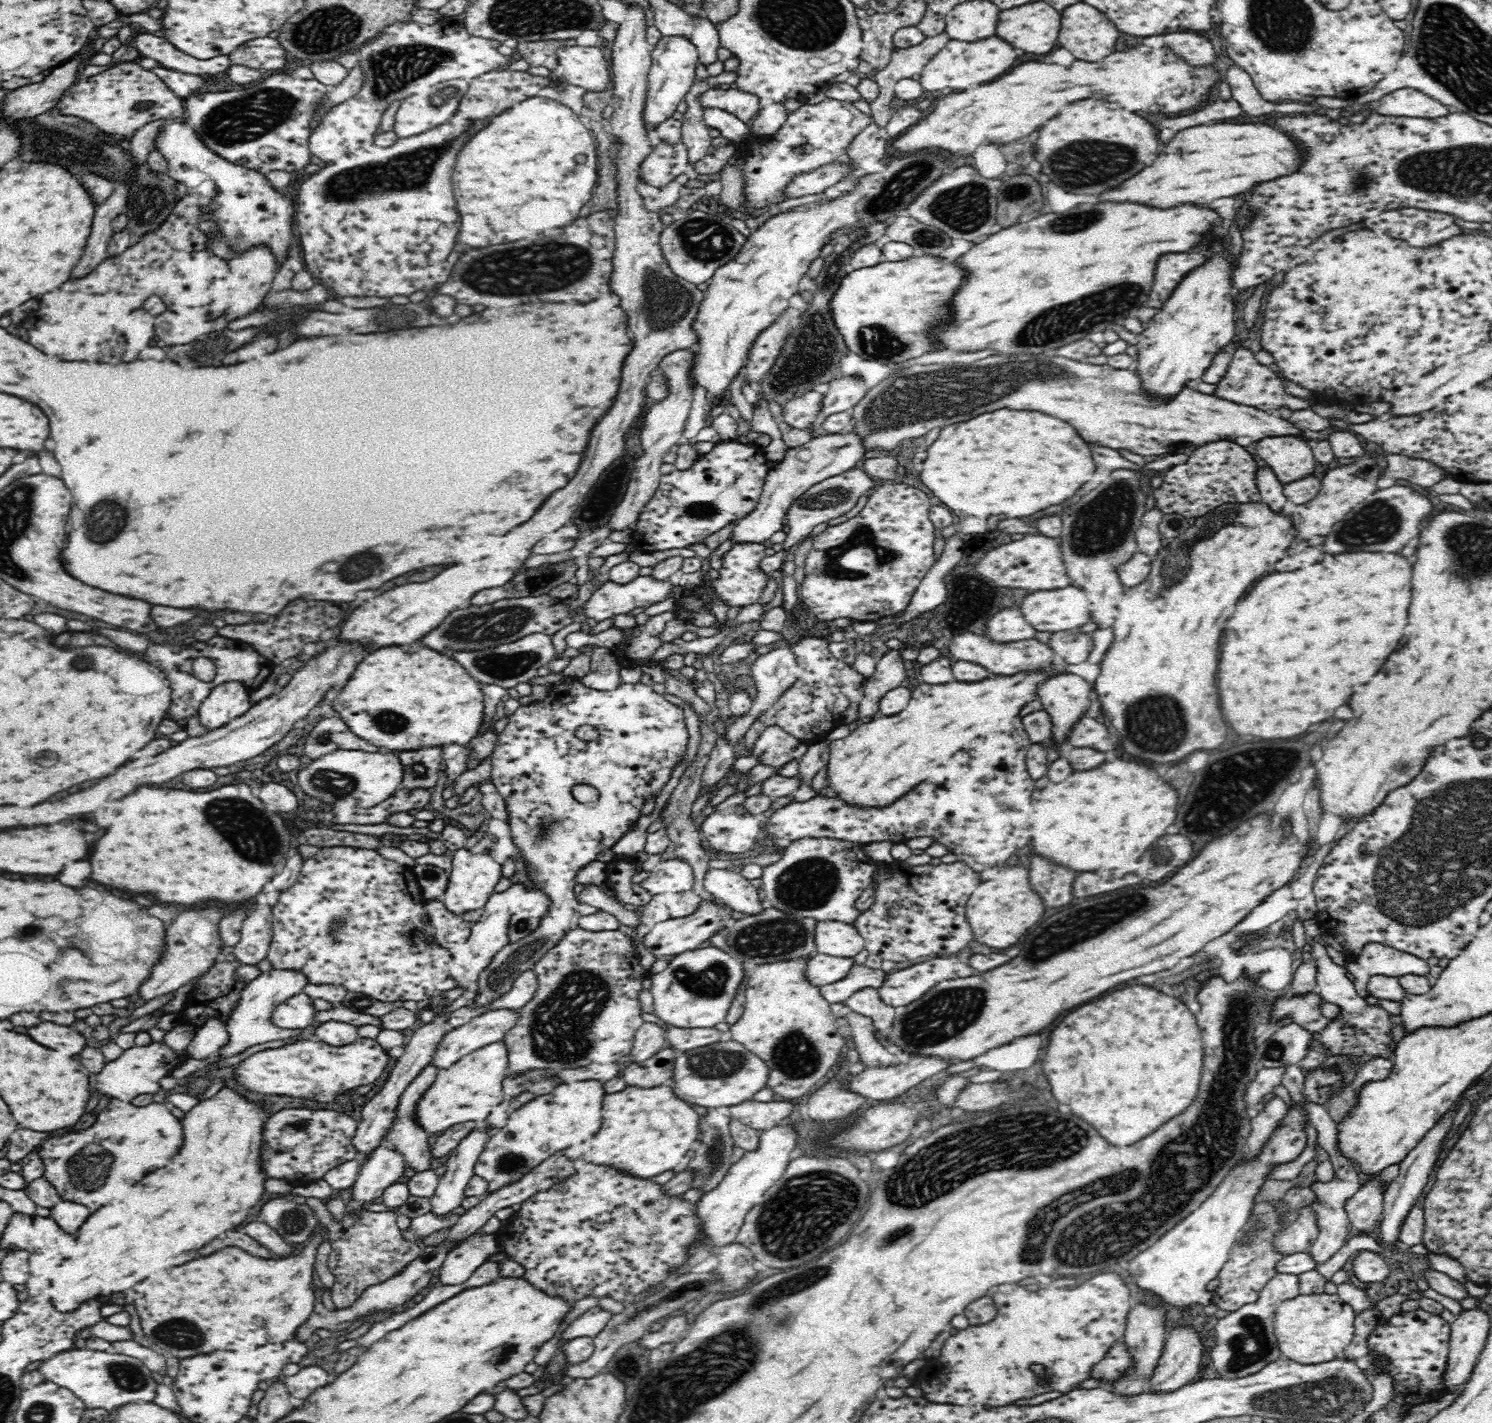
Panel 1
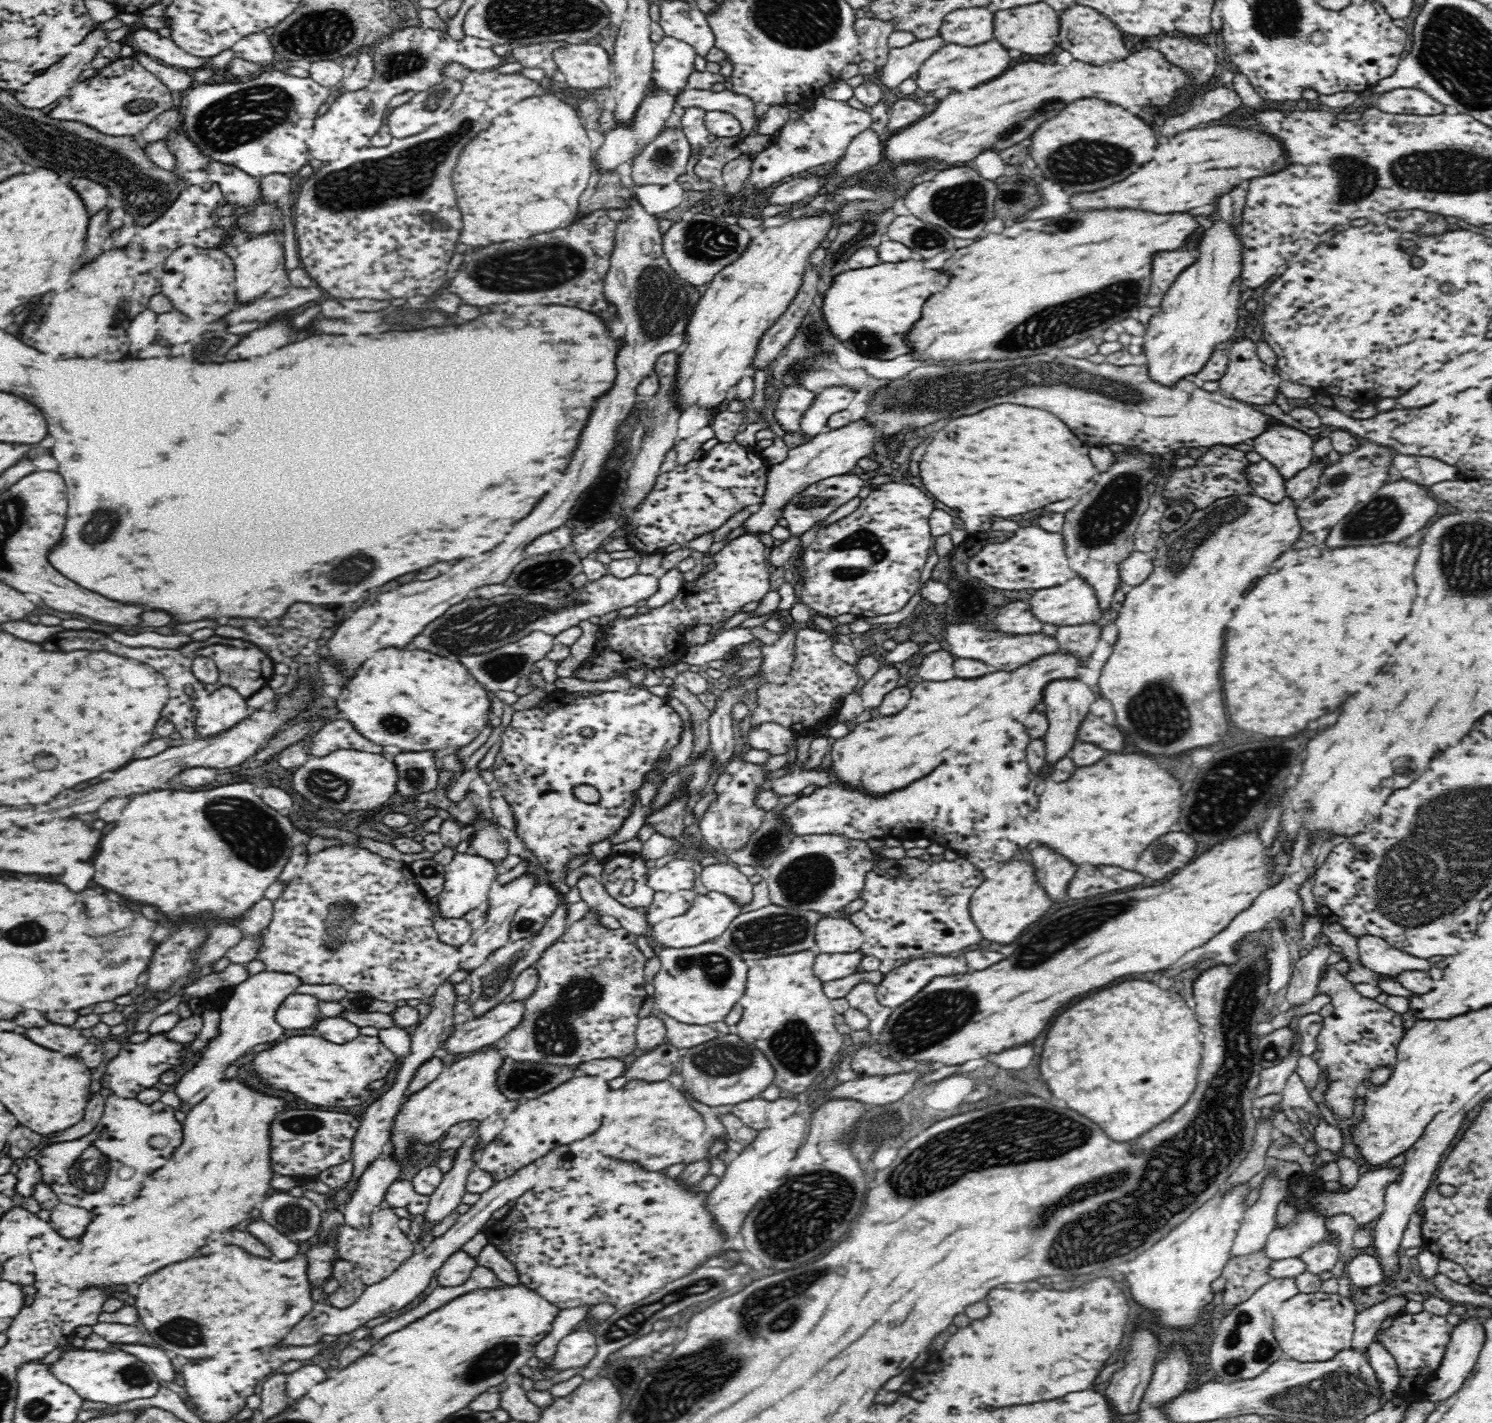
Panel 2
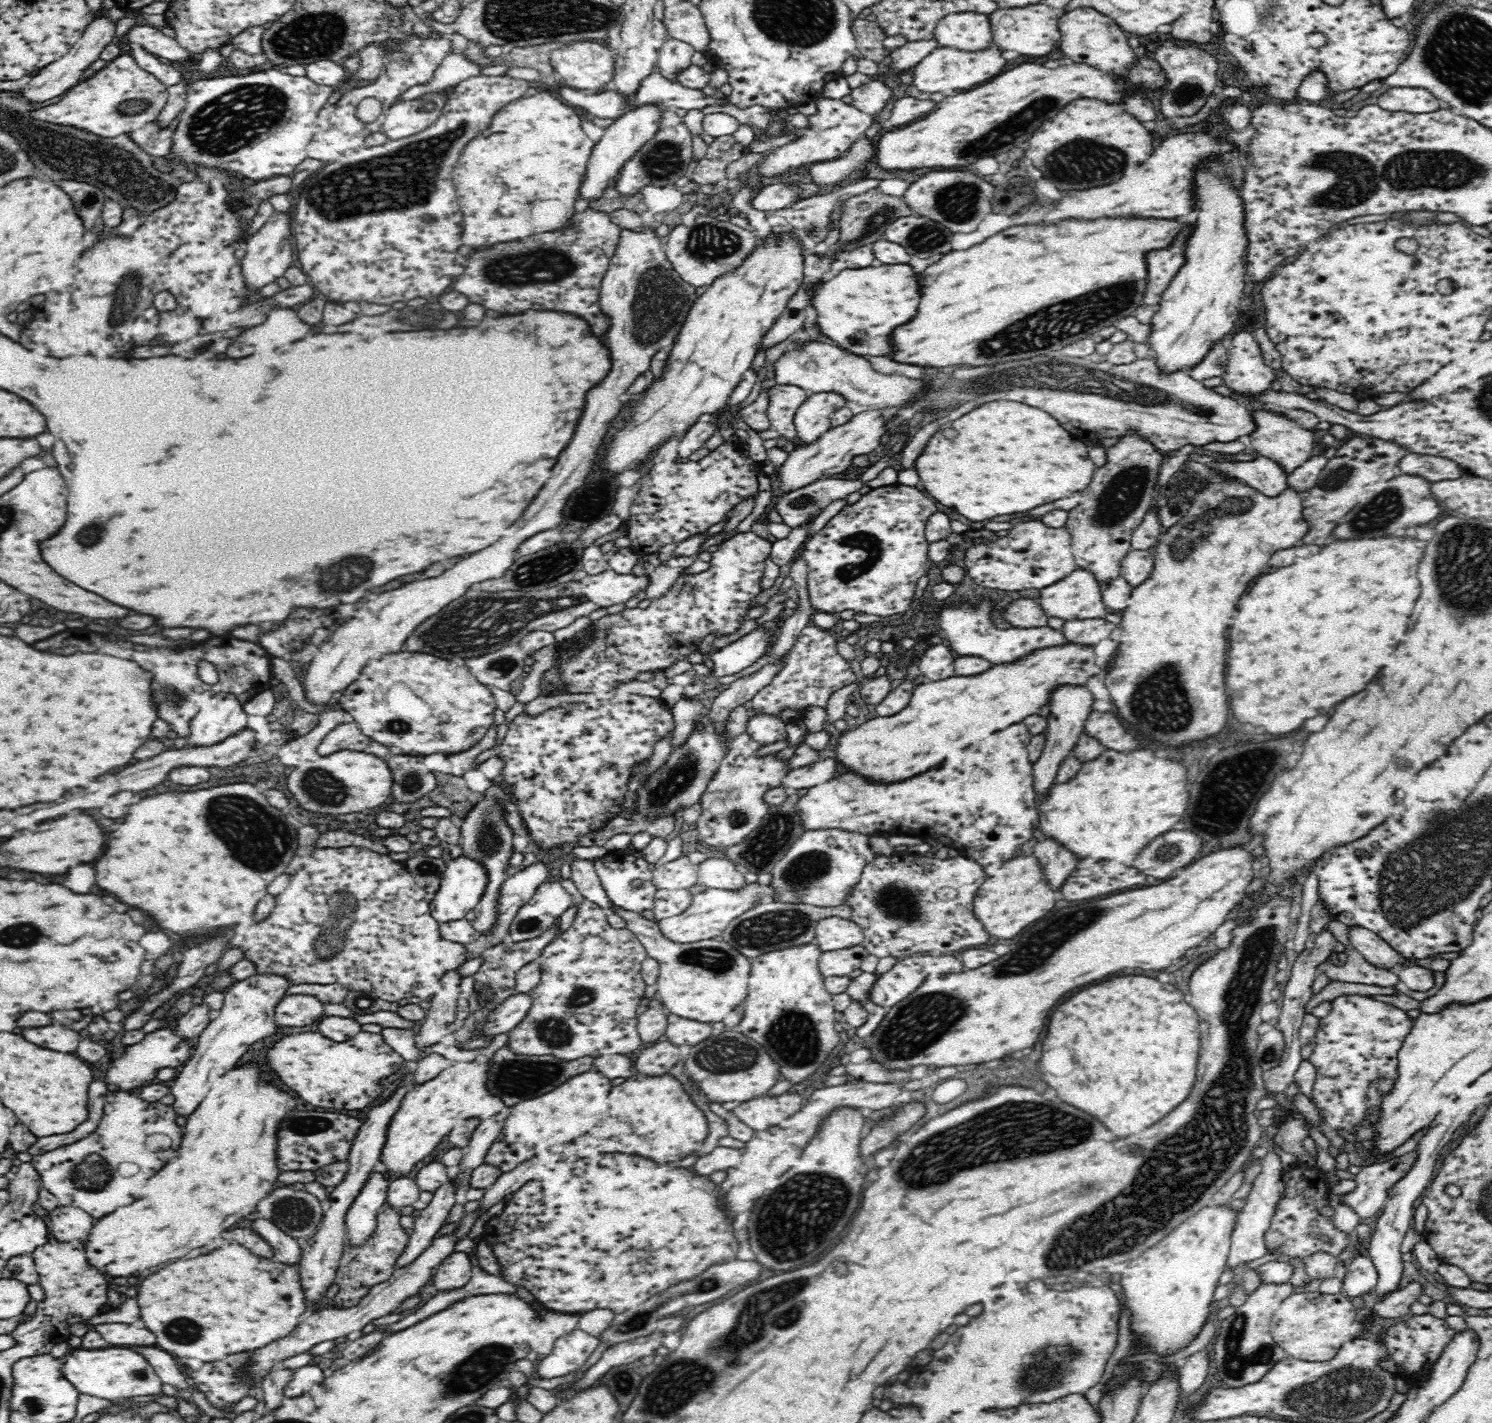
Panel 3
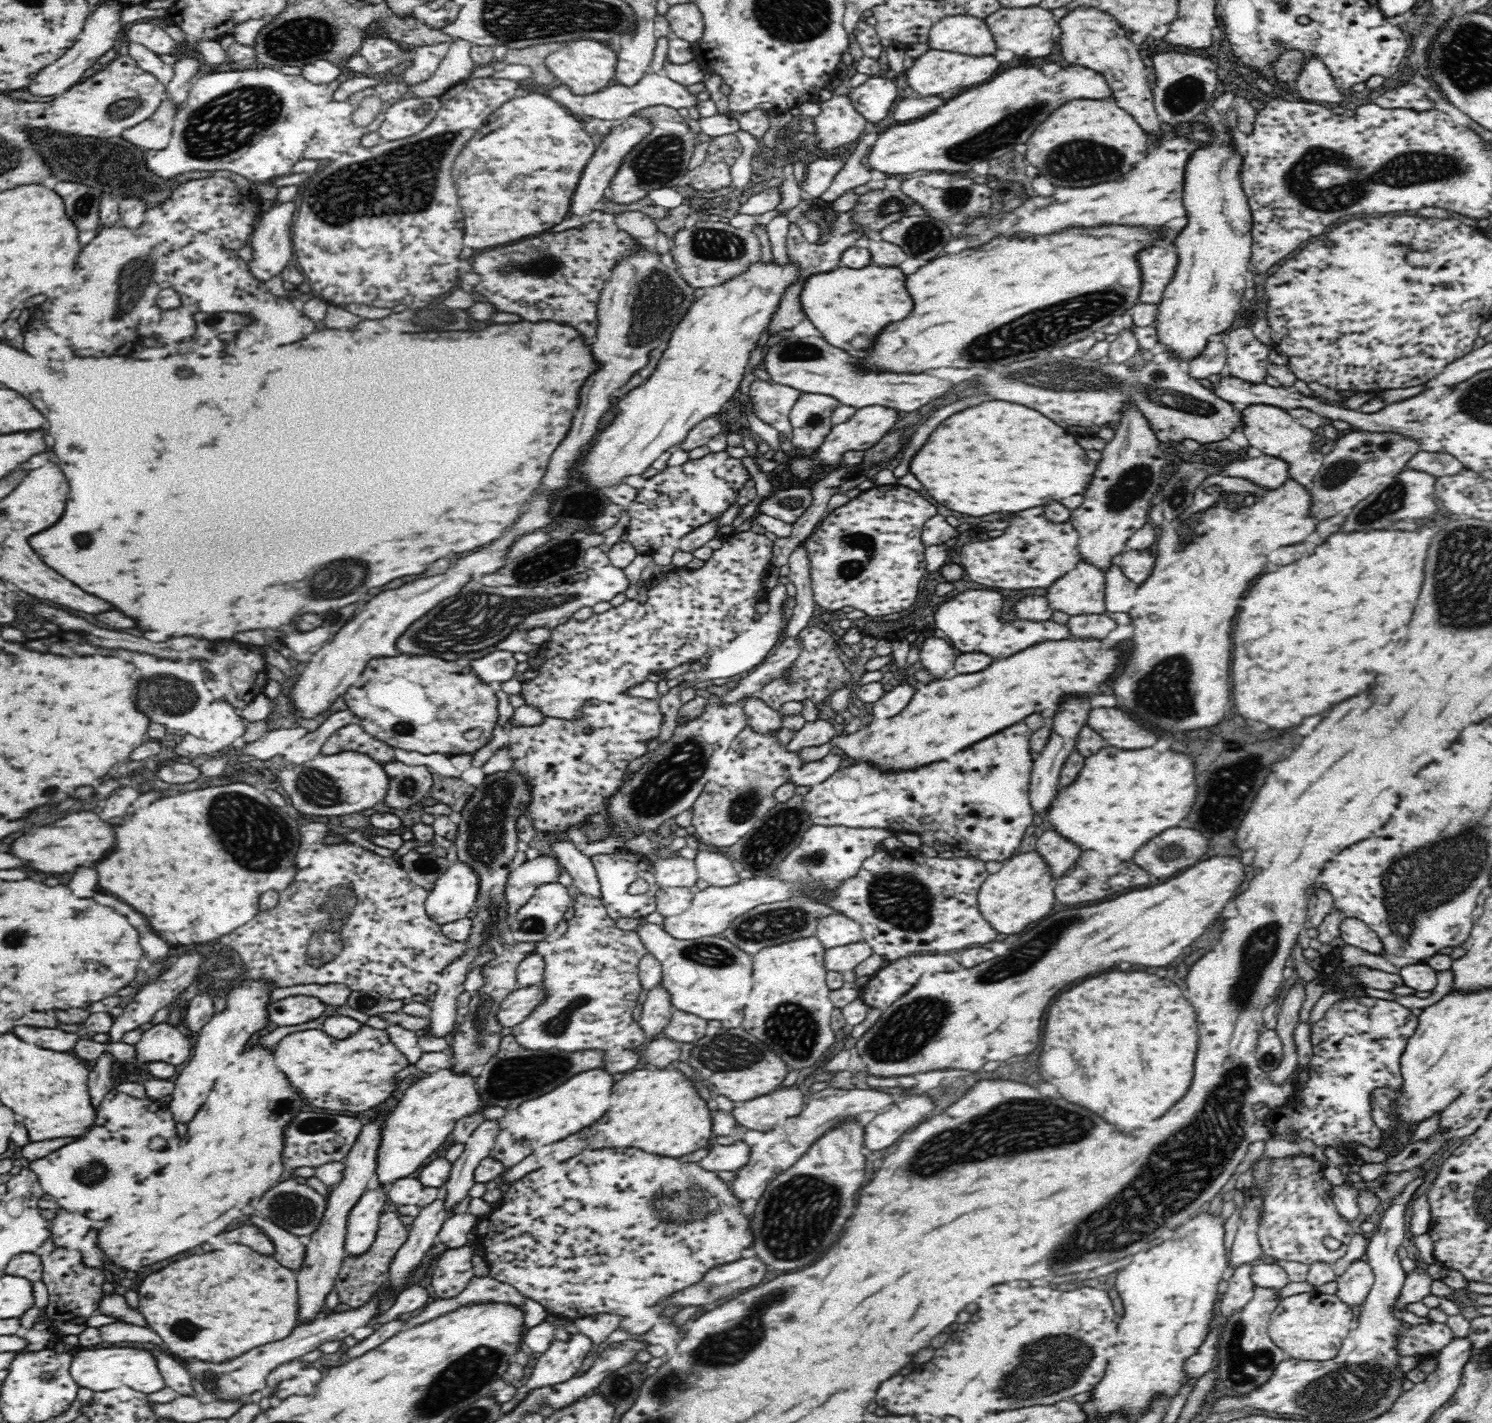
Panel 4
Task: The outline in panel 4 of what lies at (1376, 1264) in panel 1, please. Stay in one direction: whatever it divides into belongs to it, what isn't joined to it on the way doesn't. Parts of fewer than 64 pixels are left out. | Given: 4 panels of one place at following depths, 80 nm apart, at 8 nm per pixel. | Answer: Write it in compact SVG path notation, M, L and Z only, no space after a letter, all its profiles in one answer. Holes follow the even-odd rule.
M1358 1259L1337 1276L1334 1284L1336 1285L1334 1293L1338 1298L1357 1311L1374 1284L1374 1273L1366 1261Z

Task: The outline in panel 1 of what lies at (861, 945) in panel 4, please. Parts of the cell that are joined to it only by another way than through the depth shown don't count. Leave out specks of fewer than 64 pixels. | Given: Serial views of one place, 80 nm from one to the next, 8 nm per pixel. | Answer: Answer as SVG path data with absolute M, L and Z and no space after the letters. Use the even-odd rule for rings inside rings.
M818 953L808 961L805 975L812 984L824 986L848 976L854 965L853 958Z

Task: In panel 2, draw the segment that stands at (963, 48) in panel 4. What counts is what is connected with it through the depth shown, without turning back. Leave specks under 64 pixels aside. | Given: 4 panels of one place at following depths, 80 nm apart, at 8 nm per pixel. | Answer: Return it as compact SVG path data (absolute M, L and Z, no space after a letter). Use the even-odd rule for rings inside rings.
M968 7L953 10L948 13L938 34L944 39L944 44L960 46L978 46L992 40L994 14L988 7Z

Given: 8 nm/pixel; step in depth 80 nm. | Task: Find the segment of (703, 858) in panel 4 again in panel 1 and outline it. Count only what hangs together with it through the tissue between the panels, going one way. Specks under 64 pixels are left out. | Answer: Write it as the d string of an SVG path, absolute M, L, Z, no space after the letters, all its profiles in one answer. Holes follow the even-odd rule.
M710 868L704 874L704 887L736 912L758 914L765 904L760 903L758 890L739 872L730 868Z

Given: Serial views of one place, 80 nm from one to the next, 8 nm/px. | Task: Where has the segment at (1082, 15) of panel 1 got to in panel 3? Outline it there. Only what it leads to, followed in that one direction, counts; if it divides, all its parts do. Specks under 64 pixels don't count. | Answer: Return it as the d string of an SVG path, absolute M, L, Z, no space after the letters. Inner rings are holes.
M1078 8L1078 10L1064 14L1060 18L1060 32L1062 32L1060 50L1078 64L1096 66L1098 70L1104 70L1110 74L1122 74L1122 72L1130 70L1136 62L1136 54L1130 48L1124 32L1118 28L1118 24L1112 18L1108 18L1096 10Z

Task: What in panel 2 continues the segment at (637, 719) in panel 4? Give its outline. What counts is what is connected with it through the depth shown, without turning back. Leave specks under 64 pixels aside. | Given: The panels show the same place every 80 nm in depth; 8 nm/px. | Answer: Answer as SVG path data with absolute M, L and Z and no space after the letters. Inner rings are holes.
M645 688L602 692L587 698L568 698L568 693L558 689L547 694L534 707L513 712L509 726L501 734L502 746L493 764L494 776L512 807L516 819L515 831L546 868L552 887L560 892L571 890L564 884L568 860L578 854L588 854L592 842L611 838L616 830L620 830L634 804L634 790L640 788L644 776L654 768L654 762L660 756L671 754L680 742L680 732L680 715L664 697L650 694ZM580 784L596 788L600 800L593 805L578 800L573 790Z

